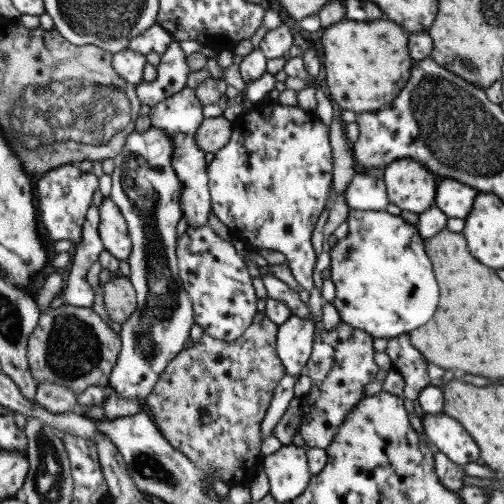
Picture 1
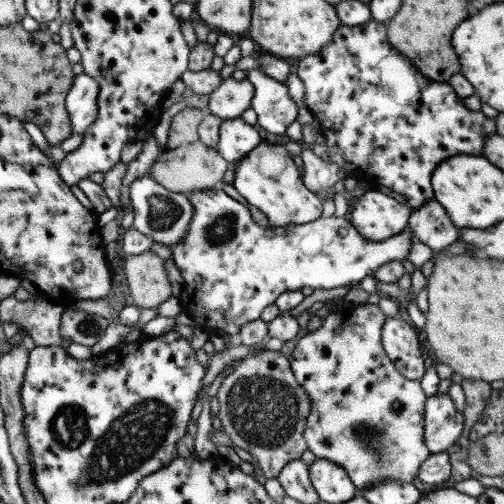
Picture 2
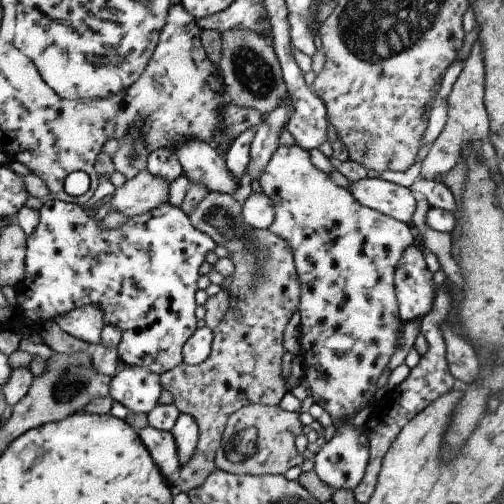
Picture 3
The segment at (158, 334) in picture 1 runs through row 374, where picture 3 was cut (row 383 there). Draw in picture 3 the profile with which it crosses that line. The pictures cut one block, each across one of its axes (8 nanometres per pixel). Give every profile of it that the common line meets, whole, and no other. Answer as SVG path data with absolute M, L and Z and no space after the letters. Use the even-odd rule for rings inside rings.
M123 366L111 382L111 398L121 402L129 412L151 414L159 406L163 378L149 368Z

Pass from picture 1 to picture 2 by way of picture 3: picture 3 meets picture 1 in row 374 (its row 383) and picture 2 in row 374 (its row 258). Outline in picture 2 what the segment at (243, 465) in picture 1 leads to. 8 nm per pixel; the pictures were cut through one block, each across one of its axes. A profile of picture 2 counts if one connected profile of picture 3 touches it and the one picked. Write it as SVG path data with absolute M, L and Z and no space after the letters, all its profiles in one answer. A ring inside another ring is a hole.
M263 350L257 356L247 356L245 360L241 360L241 364L223 380L221 388L219 388L219 420L223 422L223 430L225 434L231 438L231 442L243 450L247 450L259 464L259 472L265 474L267 480L271 478L279 478L283 474L283 470L299 460L305 452L305 430L307 428L307 418L311 414L311 398L305 390L305 386L297 380L295 370L291 360L287 360L287 356L283 356L281 352L275 350Z

